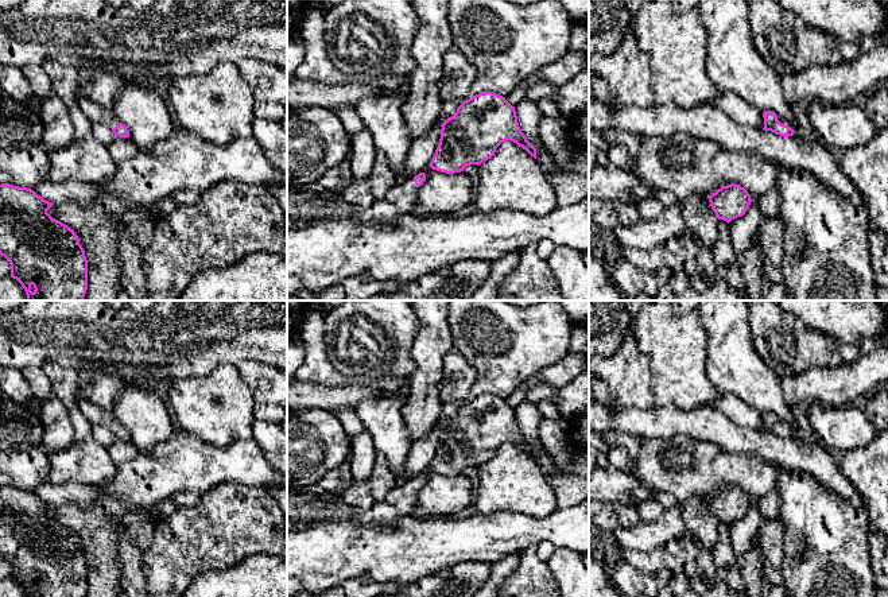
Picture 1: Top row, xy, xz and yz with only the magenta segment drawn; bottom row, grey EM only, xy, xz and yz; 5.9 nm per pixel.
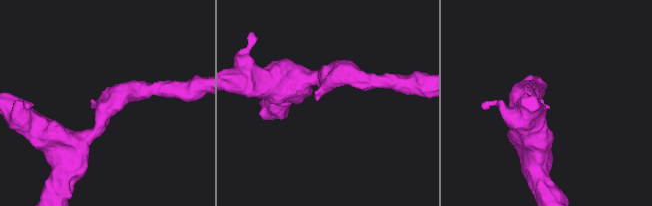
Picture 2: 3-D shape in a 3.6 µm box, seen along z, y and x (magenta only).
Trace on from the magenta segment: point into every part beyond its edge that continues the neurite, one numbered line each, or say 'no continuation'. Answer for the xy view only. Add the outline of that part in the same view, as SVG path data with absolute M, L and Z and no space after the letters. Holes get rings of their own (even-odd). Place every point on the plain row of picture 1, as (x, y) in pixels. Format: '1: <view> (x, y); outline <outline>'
1: xy (94, 414); outline M80 388L80 408L86 419L94 426L101 425L108 427L109 430L115 430L121 423L116 419L116 415L112 410L102 408L90 400L82 394Z

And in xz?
1: xz (404, 499); outline M410 480L403 486L395 486L385 496L385 501L396 508L400 513L411 515L415 507L418 505L418 488L414 484L414 480Z

